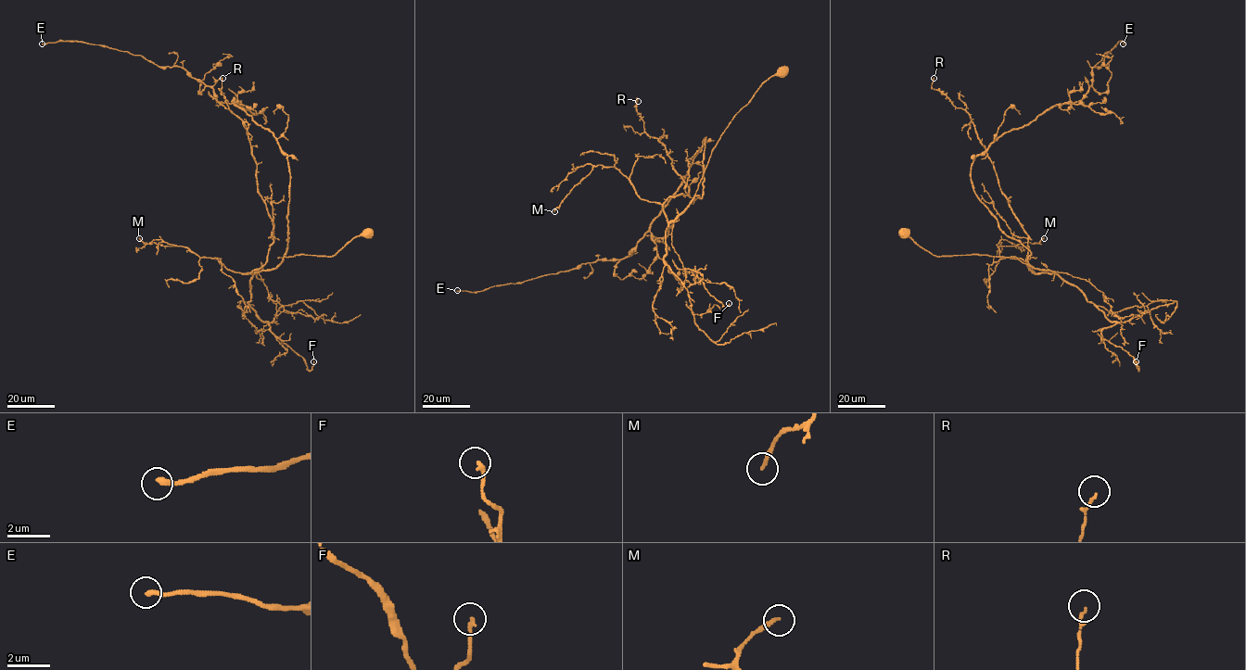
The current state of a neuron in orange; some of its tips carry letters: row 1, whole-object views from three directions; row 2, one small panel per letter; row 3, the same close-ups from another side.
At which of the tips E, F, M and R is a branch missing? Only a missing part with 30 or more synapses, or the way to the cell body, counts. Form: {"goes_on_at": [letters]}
{"goes_on_at": ["E"]}

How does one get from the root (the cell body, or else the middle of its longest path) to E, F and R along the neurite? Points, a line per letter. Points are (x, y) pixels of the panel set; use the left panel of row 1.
E: (368, 232), (332, 256), (280, 264), (290, 169), (268, 129), (181, 67), (78, 41), (42, 44)
F: (368, 232), (335, 255), (284, 257), (250, 280), (248, 304), (257, 315), (308, 370), (313, 361)
R: (368, 232), (332, 256), (284, 257), (275, 268), (247, 273), (267, 260), (273, 222), (222, 78)

